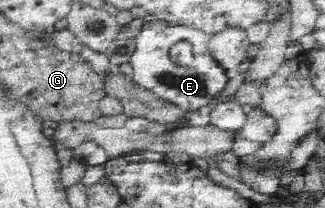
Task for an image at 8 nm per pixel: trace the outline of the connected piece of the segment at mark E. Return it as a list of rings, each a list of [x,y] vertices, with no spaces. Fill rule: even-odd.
[[[162,20],[144,22],[142,32],[135,38],[136,48],[129,62],[134,70],[132,80],[142,88],[152,91],[158,98],[186,108],[189,112],[207,105],[228,84],[225,72],[218,67],[218,63],[209,51],[210,39],[201,30],[187,26],[168,26]],[[187,39],[192,42],[194,56],[190,64],[180,66],[170,58],[170,50],[178,42]]]

